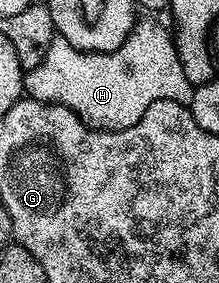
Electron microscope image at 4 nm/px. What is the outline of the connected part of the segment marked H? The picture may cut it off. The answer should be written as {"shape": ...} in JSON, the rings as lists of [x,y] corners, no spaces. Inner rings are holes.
{"shape":[[[144,20],[137,21],[120,47],[107,52],[80,50],[70,44],[70,40],[53,37],[42,62],[25,73],[24,89],[29,97],[40,102],[70,107],[89,127],[100,130],[125,130],[126,127],[132,127],[142,118],[150,104],[163,98],[182,103],[187,103],[190,98],[190,83],[186,80],[186,72],[182,72],[179,58],[176,57],[173,35],[169,31],[167,34],[158,23]]]}

